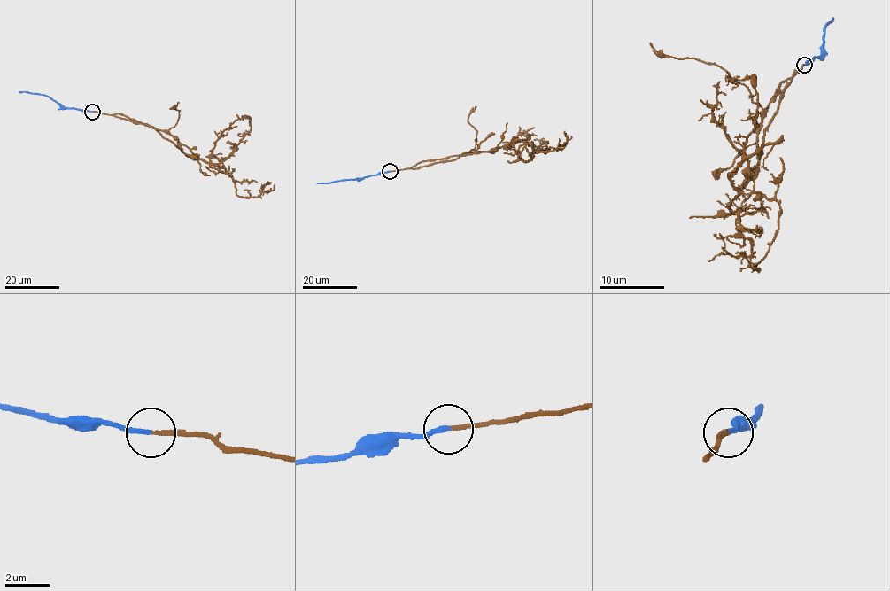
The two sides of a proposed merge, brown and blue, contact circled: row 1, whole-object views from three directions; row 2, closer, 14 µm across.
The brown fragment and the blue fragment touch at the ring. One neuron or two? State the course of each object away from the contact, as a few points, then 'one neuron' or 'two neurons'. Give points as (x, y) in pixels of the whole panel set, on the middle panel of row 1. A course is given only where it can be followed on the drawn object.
brown via (390, 171), (419, 168), (510, 144), (523, 161), (530, 160), (537, 150), (561, 149), (567, 141), (565, 133) | blue via (390, 171), (359, 178), (316, 183) | one neuron

